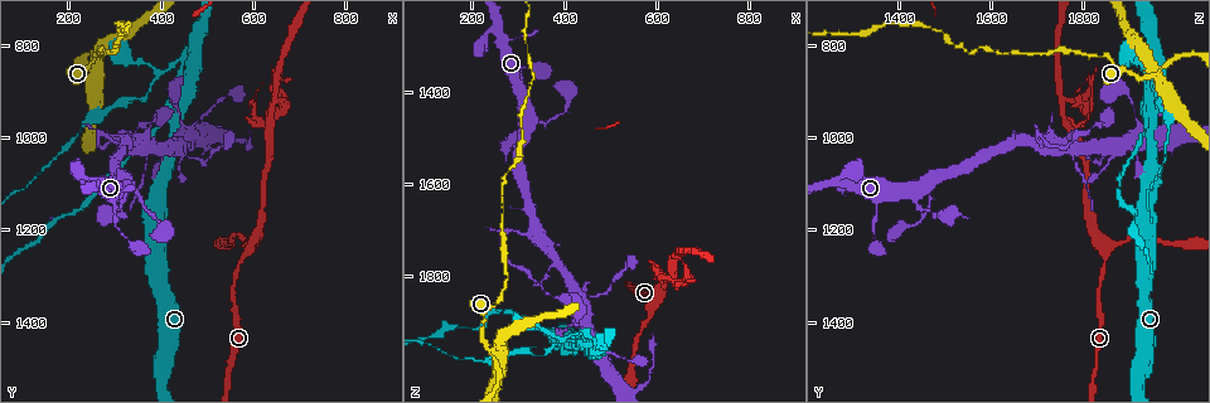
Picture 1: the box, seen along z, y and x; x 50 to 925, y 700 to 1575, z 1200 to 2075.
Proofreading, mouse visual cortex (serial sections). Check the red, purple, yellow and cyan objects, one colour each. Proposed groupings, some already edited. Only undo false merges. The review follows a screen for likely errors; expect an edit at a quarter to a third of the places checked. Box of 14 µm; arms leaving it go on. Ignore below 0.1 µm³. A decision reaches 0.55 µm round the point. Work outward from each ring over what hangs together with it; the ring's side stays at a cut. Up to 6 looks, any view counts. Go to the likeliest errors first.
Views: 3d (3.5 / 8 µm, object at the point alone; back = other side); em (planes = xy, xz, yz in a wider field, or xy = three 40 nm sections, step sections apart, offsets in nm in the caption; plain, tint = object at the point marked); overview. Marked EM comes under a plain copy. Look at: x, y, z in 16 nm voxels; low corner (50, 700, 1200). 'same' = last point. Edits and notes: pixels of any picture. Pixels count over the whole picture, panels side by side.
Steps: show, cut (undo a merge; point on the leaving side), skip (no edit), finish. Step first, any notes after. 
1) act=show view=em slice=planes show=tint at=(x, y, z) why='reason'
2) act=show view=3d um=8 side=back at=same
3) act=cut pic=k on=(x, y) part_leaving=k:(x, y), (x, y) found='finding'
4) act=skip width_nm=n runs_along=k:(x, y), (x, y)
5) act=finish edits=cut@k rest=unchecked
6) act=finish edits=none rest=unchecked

act=show view=3d um=3.5 at=(250, 860, 1960) why='four-way junction'

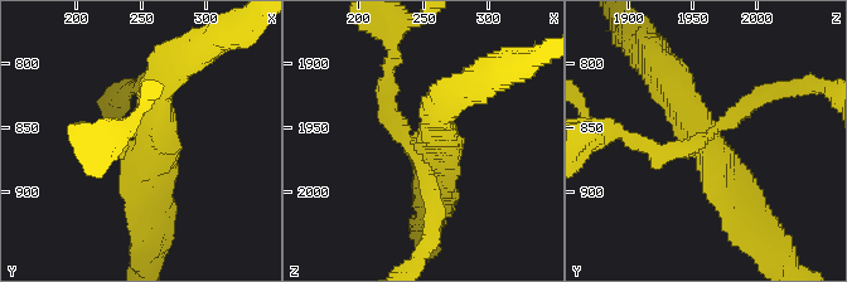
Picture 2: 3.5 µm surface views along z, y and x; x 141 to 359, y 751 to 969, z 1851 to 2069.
act=show view=em slice=xy step=3 show=tint at=(250, 862, 1958)

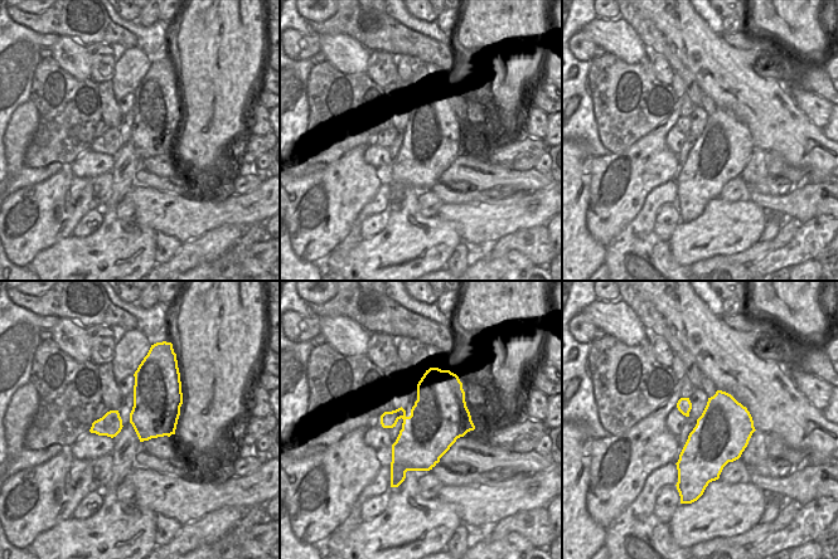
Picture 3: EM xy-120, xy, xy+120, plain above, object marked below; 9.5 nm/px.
act=cut pic=2 on=(456, 142) part_leaving=2:(415, 139), (469, 84) found='two cells meet here'

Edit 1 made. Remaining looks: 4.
act=show view=overview

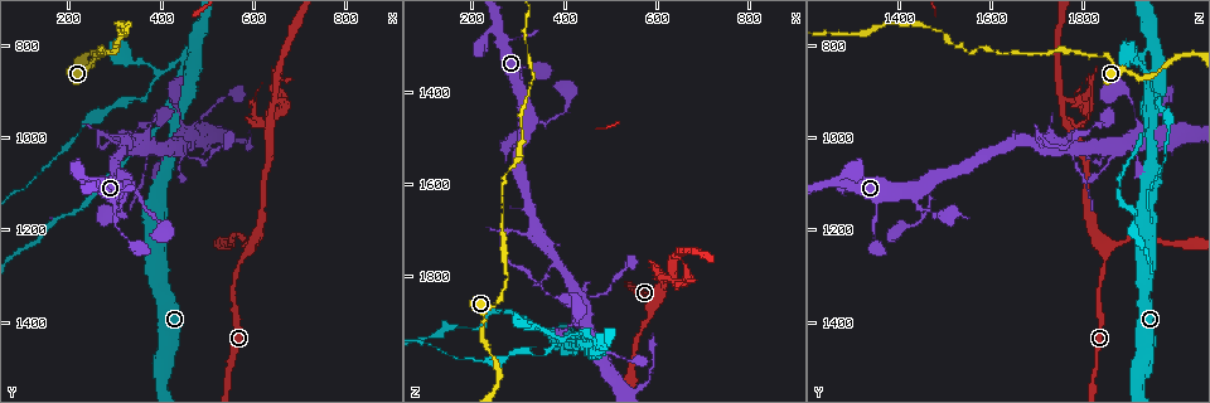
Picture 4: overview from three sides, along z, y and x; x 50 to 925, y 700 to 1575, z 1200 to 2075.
act=show view=3d um=8 at=(440, 950, 1940)

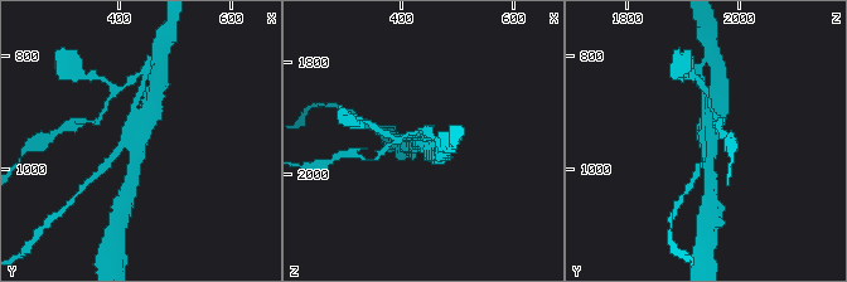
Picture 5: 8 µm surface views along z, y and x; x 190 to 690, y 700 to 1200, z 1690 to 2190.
act=show view=3d um=3.5 at=(435, 945, 1940) why='closer look'

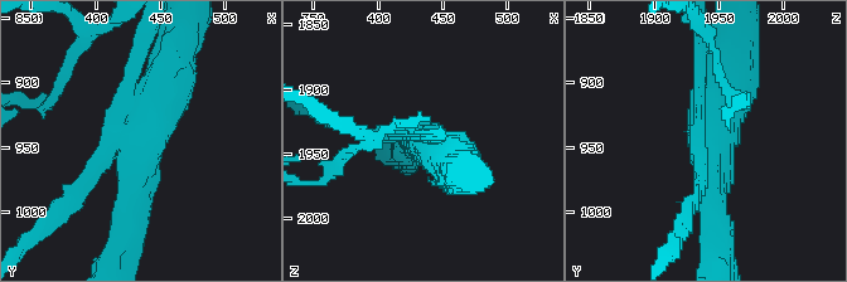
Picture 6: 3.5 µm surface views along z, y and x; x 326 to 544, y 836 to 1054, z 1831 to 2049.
act=show view=em slice=xy step=1 show=tint at=(434, 944, 1942) arms=3 arm_widths_nm=150,300,500

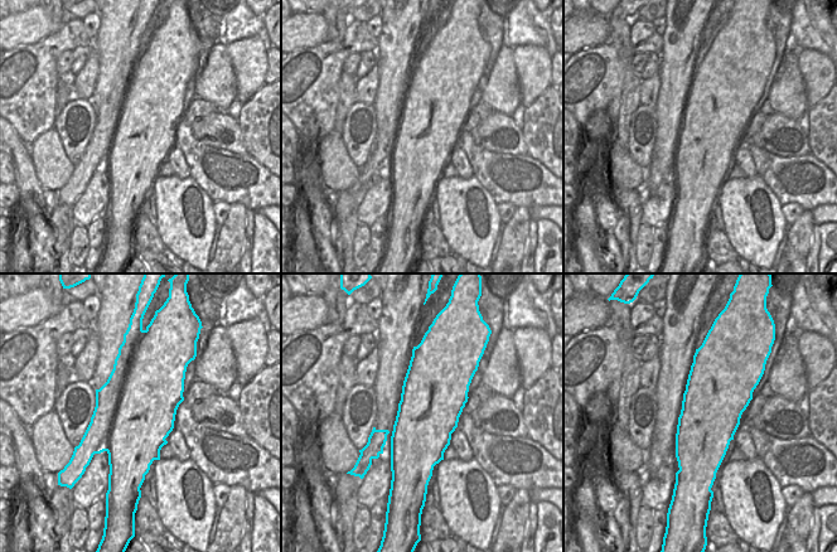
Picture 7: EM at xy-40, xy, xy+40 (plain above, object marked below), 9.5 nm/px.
act=skip runs_along=6:(126, 222), (138, 151), (169, 63) found='all the same cell'

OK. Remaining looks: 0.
act=finish edits=cut@2 rest=unchecked

